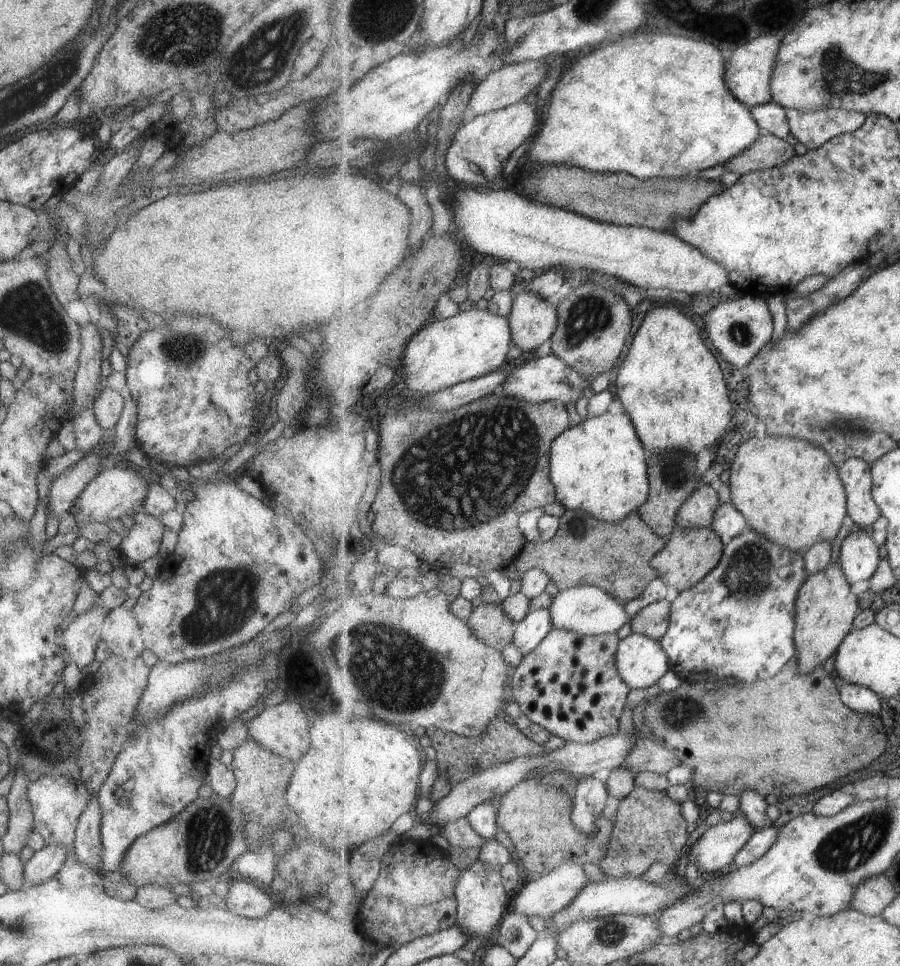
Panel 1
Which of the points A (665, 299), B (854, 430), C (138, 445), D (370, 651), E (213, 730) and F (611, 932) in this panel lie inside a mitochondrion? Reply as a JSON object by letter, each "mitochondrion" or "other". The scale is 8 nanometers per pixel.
{"A":"other","B":"mitochondrion","C":"other","D":"mitochondrion","E":"other","F":"mitochondrion"}

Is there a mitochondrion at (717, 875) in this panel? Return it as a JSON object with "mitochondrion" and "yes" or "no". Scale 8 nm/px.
{"mitochondrion":"no"}

